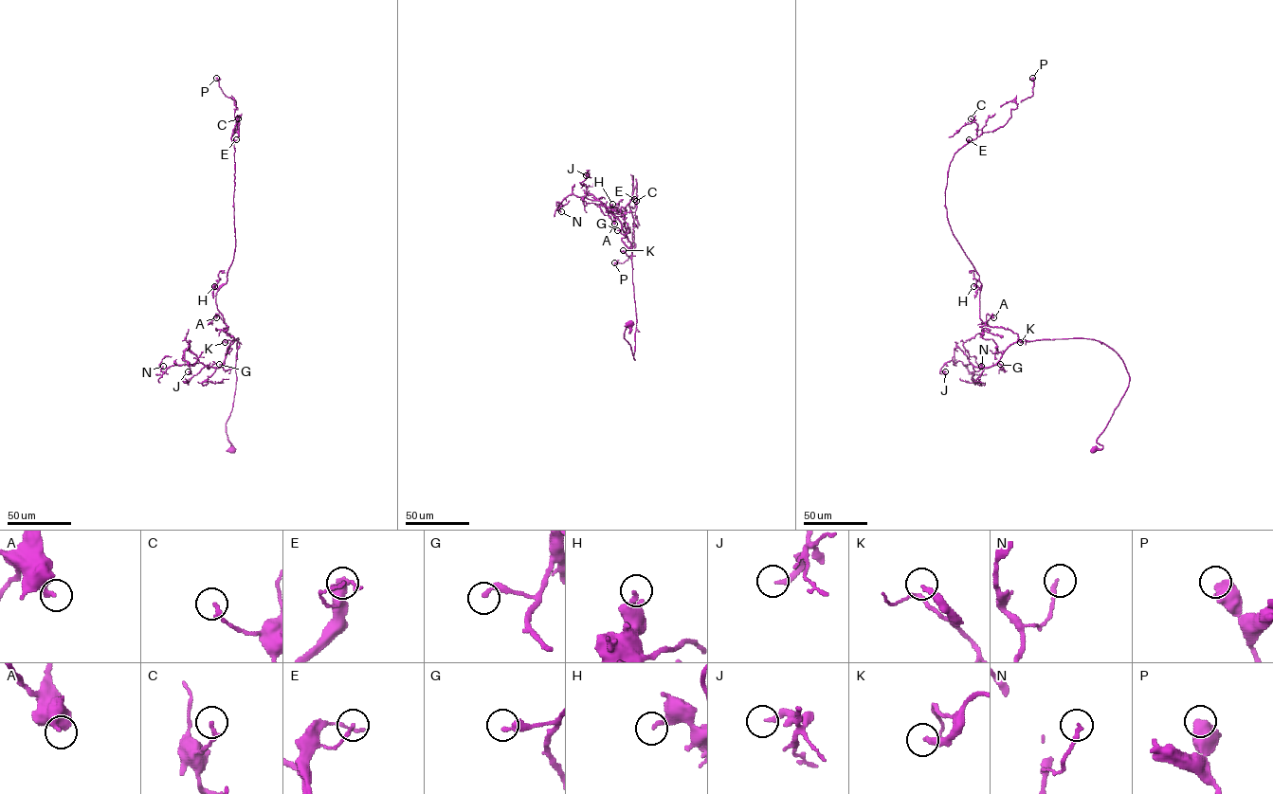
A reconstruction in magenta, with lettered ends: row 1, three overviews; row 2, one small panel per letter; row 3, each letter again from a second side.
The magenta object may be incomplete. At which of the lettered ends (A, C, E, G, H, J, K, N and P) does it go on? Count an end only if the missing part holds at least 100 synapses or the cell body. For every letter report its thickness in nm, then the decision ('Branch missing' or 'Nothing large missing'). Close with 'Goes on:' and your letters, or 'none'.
A: Thickness 280 nm. Nothing large missing
C: Thickness 160 nm. Nothing large missing
E: Thickness 130 nm. Nothing large missing
G: Thickness 260 nm. Nothing large missing
H: Thickness 240 nm. Nothing large missing
J: Thickness 240 nm. Nothing large missing
K: Thickness 260 nm. Nothing large missing
N: Thickness 180 nm. Nothing large missing
P: Thickness 650 nm. Nothing large missing
Goes on: none

